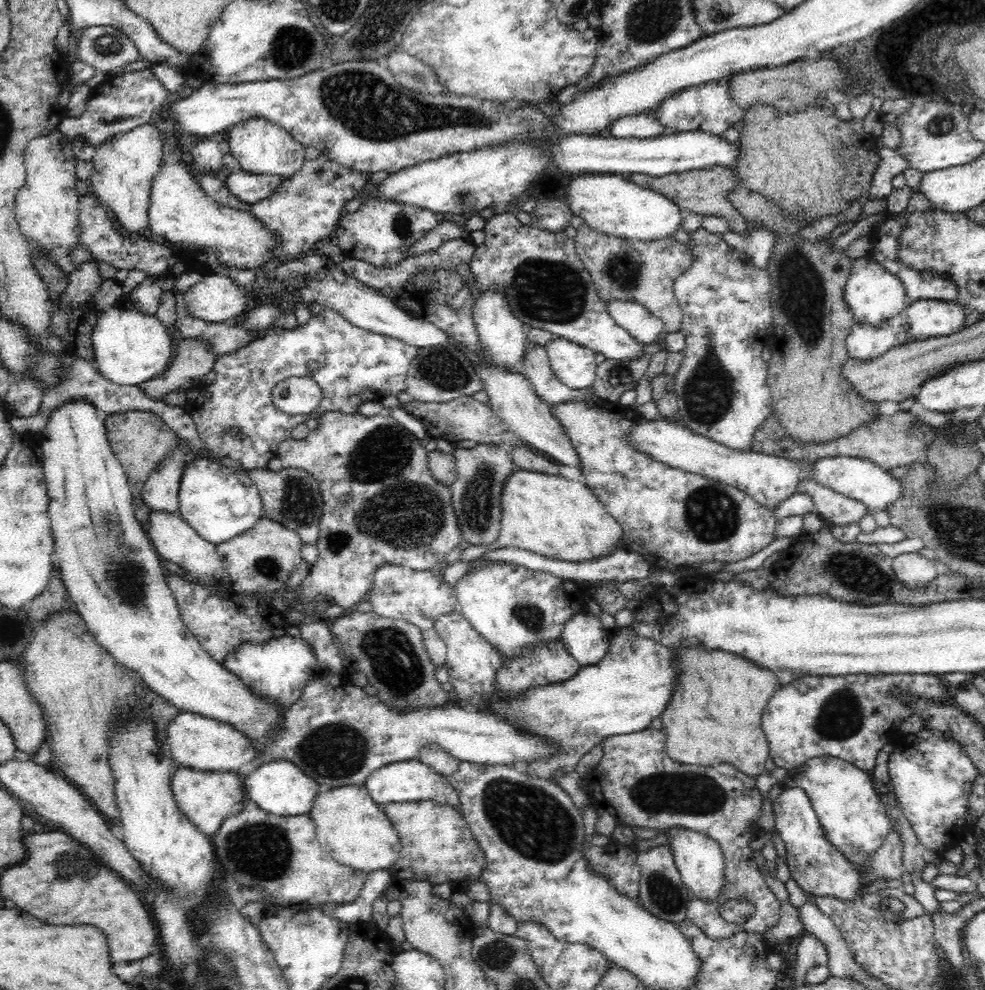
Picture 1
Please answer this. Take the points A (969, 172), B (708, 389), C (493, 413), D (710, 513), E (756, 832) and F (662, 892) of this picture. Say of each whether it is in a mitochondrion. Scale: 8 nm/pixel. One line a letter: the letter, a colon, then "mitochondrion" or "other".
A: other
B: mitochondrion
C: other
D: mitochondrion
E: other
F: mitochondrion

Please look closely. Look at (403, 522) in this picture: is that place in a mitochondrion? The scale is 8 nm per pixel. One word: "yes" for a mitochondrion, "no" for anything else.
yes

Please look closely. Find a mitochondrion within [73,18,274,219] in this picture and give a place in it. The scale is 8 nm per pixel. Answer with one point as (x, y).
(107, 43)

